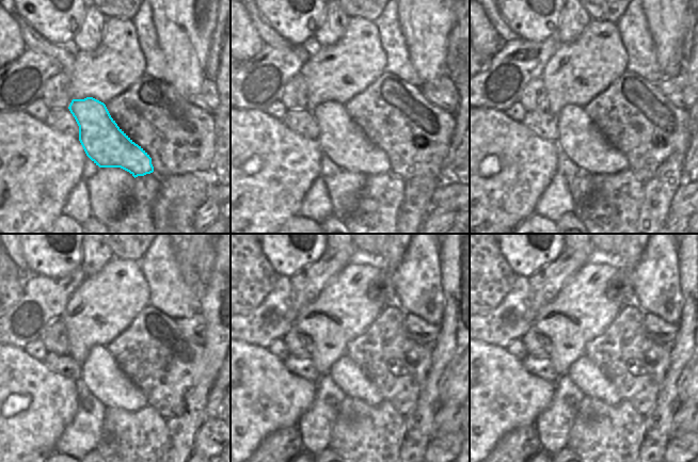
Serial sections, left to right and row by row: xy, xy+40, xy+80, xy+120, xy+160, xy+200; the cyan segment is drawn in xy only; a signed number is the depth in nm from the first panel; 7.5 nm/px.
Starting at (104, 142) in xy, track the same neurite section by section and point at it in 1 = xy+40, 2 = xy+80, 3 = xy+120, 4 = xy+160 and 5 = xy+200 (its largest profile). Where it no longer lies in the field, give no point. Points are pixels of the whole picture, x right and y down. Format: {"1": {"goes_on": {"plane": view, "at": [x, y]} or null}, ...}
{"1": {"goes_on": {"plane": "xy+40", "at": [340, 139]}}, "2": {"goes_on": {"plane": "xy+80", "at": [578, 137]}}, "3": {"goes_on": {"plane": "xy+120", "at": [100, 373]}}, "4": {"goes_on": {"plane": "xy+160", "at": [348, 377]}}, "5": {"goes_on": {"plane": "xy+200", "at": [585, 375]}}}

